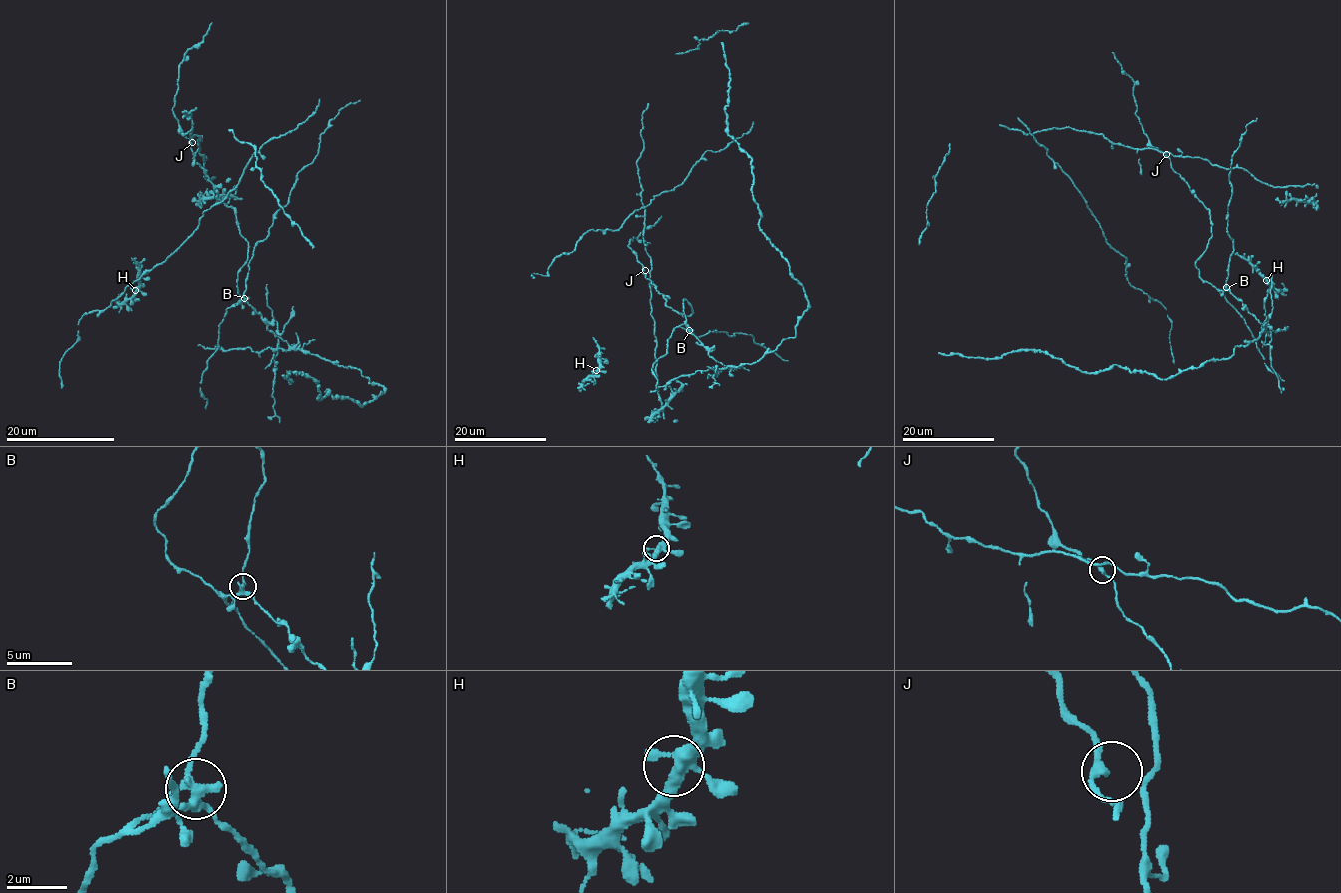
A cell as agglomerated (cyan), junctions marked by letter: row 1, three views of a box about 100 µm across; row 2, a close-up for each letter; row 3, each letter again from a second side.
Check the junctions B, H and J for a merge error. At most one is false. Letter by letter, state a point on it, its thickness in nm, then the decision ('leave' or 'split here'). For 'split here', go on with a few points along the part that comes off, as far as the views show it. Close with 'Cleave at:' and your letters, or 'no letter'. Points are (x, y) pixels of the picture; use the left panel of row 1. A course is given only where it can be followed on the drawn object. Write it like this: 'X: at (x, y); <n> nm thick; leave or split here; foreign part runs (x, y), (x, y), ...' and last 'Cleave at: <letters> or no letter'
B: at (244, 298); 280 nm thick; split here
H: at (135, 290); 360 nm thick; leave
J: at (192, 142); 190 nm thick; leave
Cleave at: B

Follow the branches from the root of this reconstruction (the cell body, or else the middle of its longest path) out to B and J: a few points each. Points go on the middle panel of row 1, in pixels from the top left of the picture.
B: (684, 302), (686, 326), (689, 330)
J: (684, 302), (686, 300), (692, 308), (688, 316), (665, 304), (663, 296), (642, 272), (645, 270)

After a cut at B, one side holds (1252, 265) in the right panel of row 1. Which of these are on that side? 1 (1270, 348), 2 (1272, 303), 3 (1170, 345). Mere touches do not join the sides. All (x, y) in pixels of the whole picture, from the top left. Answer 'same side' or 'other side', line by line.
1: other side
2: other side
3: same side

